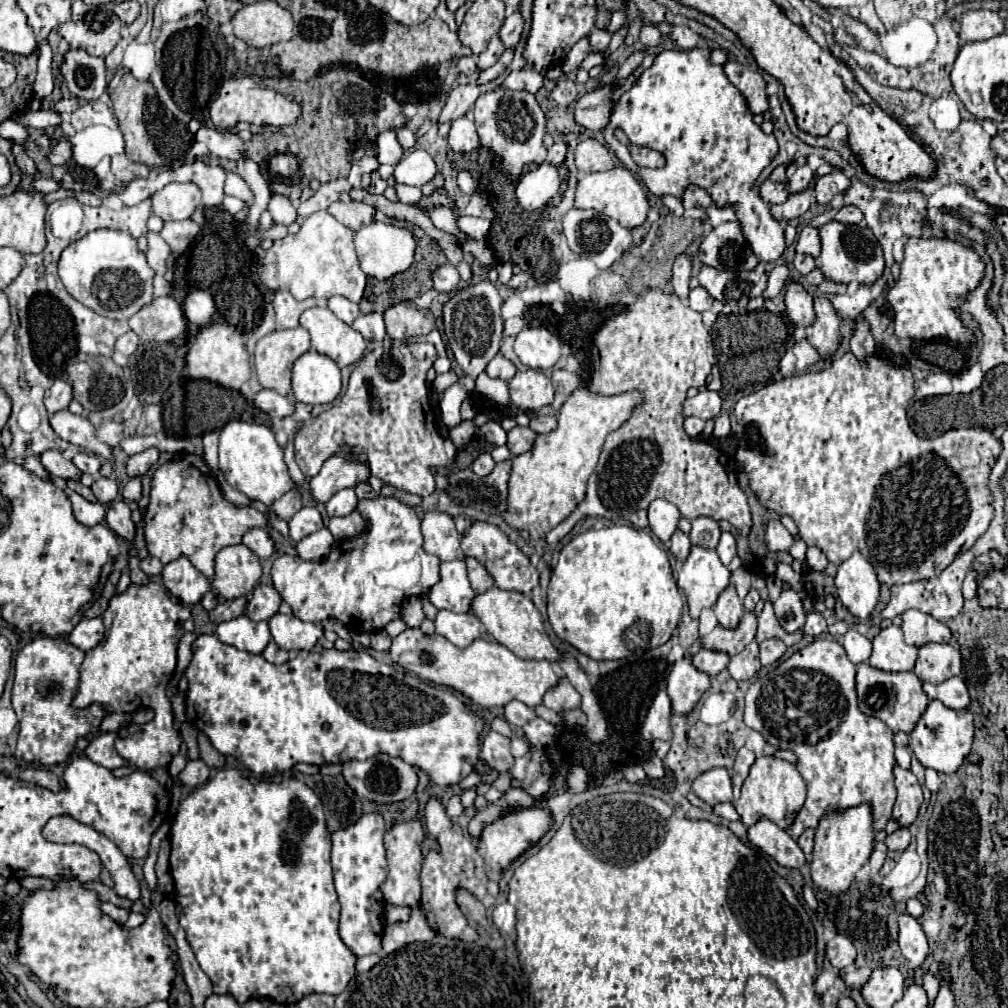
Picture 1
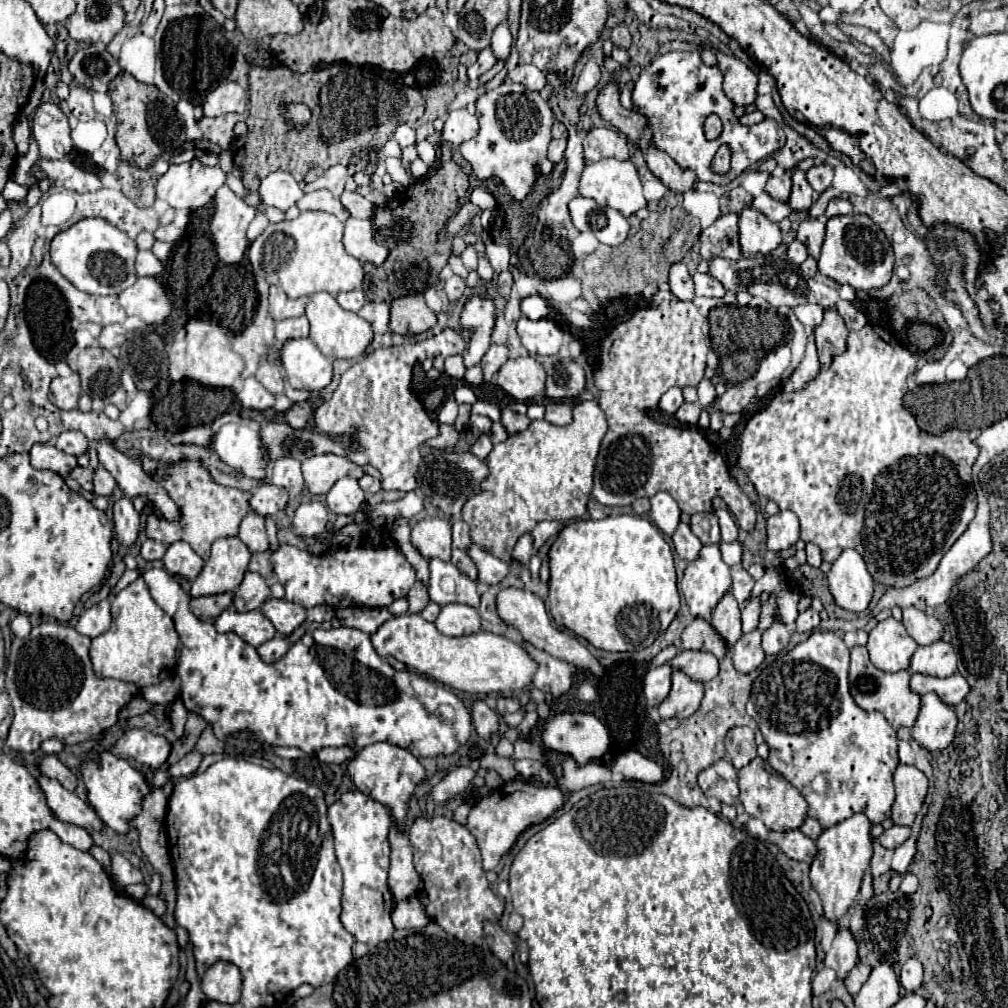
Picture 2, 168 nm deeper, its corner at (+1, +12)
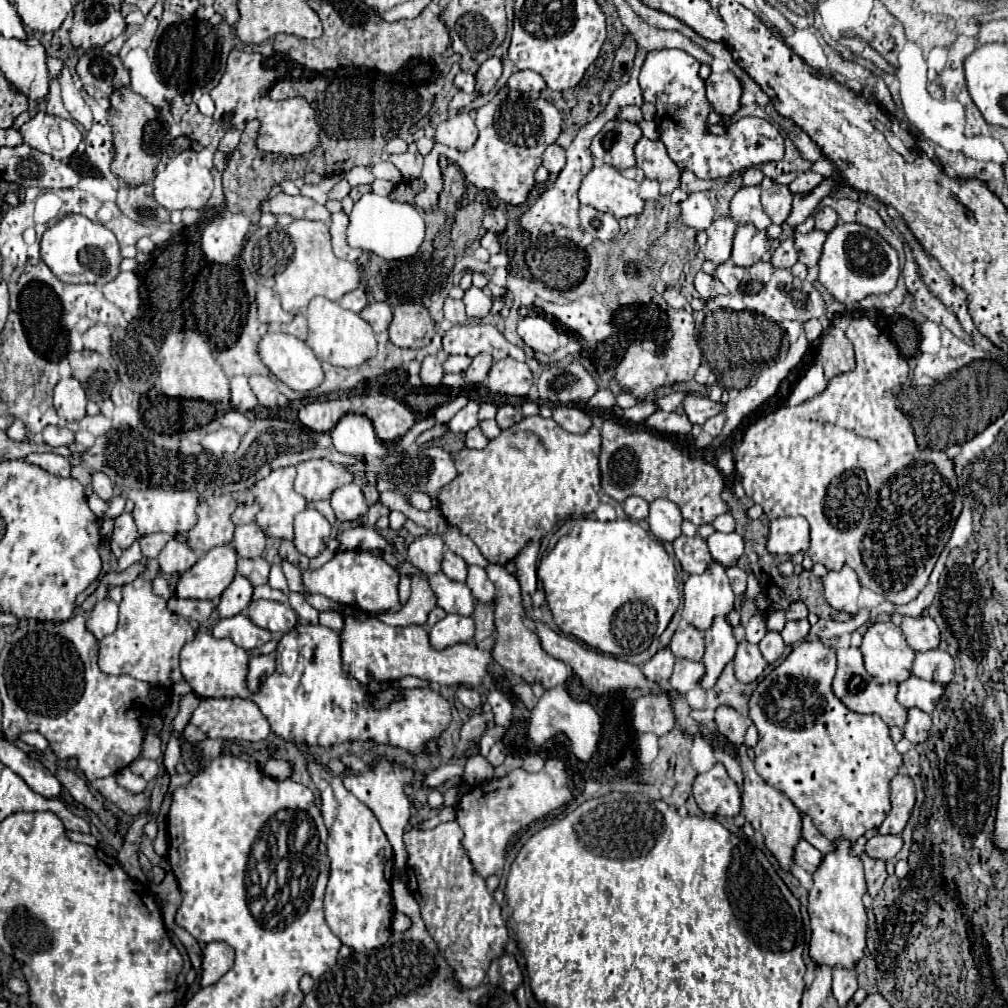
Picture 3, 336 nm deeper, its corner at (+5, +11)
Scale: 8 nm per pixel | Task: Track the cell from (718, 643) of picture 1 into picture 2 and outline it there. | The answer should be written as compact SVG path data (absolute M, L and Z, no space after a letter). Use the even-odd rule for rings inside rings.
M693 619L691 625L687 625L681 633L681 649L693 649L693 651L707 651L713 653L719 661L727 655L727 645L723 639L719 639L719 633L711 627L705 619Z

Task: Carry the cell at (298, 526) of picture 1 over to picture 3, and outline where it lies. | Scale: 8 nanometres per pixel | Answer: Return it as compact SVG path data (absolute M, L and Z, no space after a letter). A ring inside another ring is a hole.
M303 510L295 516L295 546L307 558L317 556L329 542L331 524L317 510Z

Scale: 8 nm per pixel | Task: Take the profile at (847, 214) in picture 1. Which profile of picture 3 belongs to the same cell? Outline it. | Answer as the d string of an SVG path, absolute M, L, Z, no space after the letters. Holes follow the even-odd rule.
M821 208L817 214L815 214L815 228L823 230L823 232L829 232L835 224L839 222L839 216L833 208Z

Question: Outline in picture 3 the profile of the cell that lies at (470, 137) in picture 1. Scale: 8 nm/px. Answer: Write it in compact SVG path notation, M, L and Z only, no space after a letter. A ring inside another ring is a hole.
M459 112L455 118L449 118L437 126L435 142L441 142L445 146L467 150L477 140L477 126L471 114Z

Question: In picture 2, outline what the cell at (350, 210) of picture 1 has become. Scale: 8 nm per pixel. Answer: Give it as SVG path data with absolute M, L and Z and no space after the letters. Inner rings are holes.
M329 191L307 193L297 201L297 207L301 211L327 211L327 213L333 213L339 221L347 221L349 219L349 213L343 209L341 201L335 199Z

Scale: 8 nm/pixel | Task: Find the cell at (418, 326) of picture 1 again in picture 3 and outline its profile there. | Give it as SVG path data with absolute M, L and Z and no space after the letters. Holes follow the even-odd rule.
M399 304L393 310L389 338L401 348L423 348L435 334L435 322L423 304Z

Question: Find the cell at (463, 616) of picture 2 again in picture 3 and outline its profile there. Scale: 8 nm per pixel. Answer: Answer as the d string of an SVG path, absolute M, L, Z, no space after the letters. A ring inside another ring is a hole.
M447 614L443 620L439 620L431 632L431 646L441 650L459 642L471 642L475 636L475 622L471 616L459 616L459 614Z

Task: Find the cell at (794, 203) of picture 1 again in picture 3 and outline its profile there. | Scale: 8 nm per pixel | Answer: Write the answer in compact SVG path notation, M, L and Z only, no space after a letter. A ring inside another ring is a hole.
M751 186L751 188L741 188L733 200L731 200L731 218L737 220L739 224L753 222L755 228L765 230L771 226L771 218L765 214L761 206L761 188Z

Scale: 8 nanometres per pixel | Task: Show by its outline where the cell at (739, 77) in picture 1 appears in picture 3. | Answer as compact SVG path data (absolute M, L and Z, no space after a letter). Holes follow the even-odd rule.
M713 72L707 80L707 98L715 112L721 116L733 116L741 106L741 82L733 72Z

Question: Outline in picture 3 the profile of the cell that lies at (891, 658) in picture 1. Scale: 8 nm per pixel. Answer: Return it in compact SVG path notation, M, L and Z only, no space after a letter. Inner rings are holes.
M893 622L873 624L861 642L867 672L879 682L903 682L911 676L915 652Z

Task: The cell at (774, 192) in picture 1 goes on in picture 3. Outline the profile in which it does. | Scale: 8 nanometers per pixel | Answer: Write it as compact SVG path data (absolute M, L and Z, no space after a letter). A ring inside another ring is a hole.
M771 184L761 194L761 204L775 224L783 224L787 220L791 210L791 200L793 200L791 190L783 184Z

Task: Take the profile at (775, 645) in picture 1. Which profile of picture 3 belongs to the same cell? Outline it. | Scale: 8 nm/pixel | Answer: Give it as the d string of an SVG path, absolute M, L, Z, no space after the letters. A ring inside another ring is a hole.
M767 632L765 638L759 642L759 648L761 648L765 660L767 660L769 664L773 664L773 662L783 654L785 644L783 644L783 638L781 638L779 632Z

